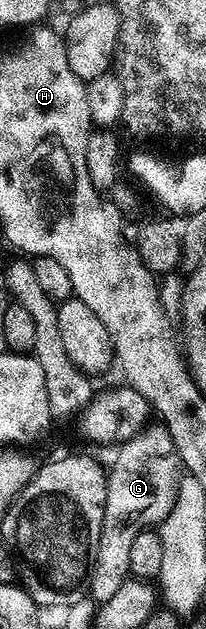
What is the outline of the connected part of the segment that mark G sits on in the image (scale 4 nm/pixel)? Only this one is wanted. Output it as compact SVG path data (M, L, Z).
M148 426L138 436L122 442L107 473L107 498L103 508L101 539L97 539L97 559L91 568L89 596L96 603L105 603L129 579L129 555L133 539L141 531L162 525L173 511L177 495L181 462L173 439L166 427Z

